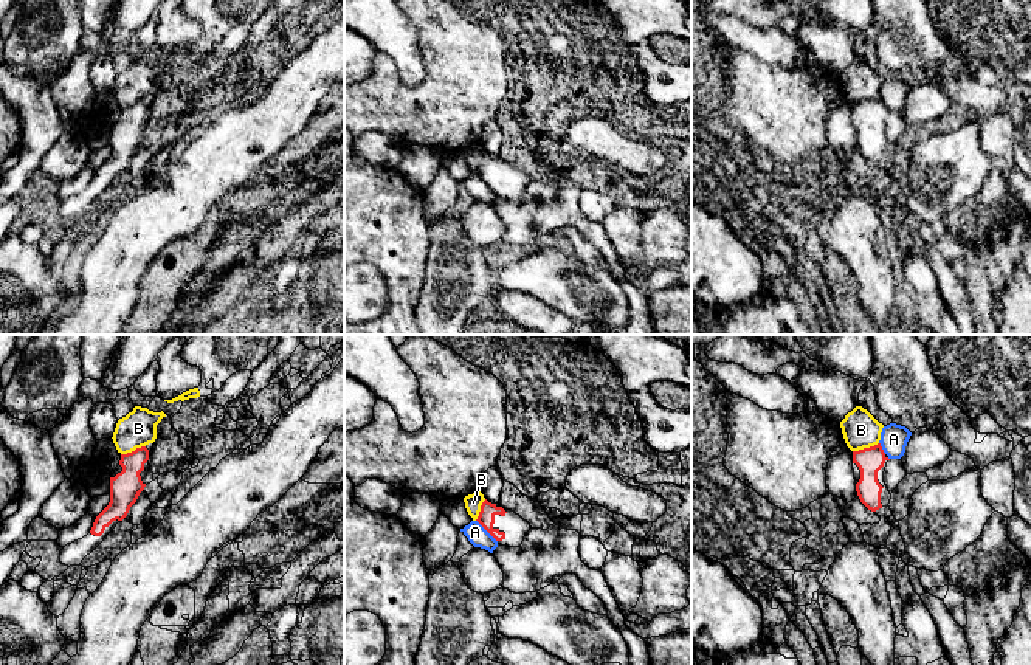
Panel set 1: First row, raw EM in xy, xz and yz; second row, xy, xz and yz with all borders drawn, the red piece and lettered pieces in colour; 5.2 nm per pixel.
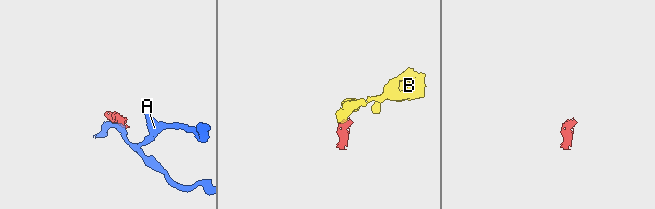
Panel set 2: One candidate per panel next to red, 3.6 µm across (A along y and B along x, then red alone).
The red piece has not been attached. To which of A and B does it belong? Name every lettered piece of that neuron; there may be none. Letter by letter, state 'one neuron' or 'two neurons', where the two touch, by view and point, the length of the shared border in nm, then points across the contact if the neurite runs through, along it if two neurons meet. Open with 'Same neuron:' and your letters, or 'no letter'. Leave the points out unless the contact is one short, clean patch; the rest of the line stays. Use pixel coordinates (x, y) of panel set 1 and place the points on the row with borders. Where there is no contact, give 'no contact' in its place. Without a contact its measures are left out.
Same neuron: no letter
A: two neurons; contact xz (486, 529); length 160 nm; border xz (476, 520), (496, 541)
B: two neurons; contact yz (865, 448); length 140 nm; border yz (878, 442), (853, 451)

